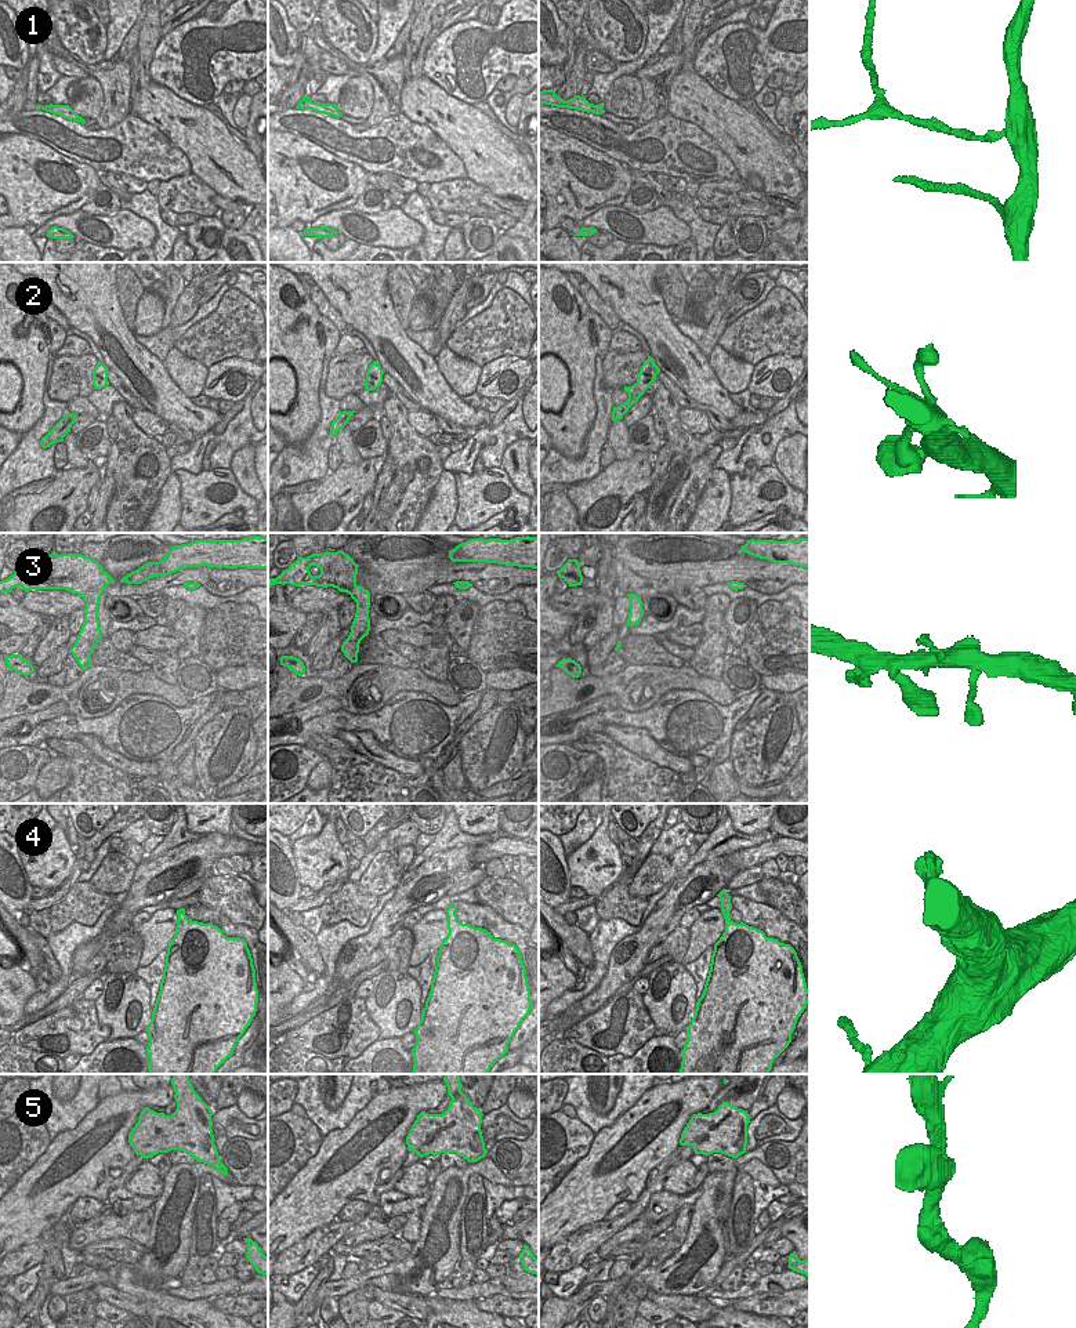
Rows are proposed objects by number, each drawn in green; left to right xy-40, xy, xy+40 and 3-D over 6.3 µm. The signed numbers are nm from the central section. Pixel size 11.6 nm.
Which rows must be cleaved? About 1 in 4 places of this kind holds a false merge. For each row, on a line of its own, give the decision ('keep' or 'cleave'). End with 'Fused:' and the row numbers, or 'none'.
1: keep
2: keep
3: keep
4: keep
5: keep
Fused: none

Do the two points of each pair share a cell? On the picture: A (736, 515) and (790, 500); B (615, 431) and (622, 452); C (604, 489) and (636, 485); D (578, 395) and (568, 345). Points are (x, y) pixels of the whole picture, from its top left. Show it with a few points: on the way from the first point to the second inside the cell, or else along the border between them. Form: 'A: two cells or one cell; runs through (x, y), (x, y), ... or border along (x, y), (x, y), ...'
A: one cell; runs through (750, 503), (772, 503), (776, 500)
B: one cell; runs through (618, 436), (620, 446)
C: one cell; runs through (612, 489), (627, 485)
D: one cell; runs through (578, 383), (578, 358)

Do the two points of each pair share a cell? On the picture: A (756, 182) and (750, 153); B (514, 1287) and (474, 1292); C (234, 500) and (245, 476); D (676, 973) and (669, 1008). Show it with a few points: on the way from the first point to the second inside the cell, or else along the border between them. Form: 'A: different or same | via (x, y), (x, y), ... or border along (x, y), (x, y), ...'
A: different | border along (749, 174), (756, 174), (761, 180), (761, 189)
B: same | via (504, 1290), (484, 1290)
C: different | border along (229, 468), (238, 485), (253, 499)
D: same | via (671, 982), (670, 1000)

